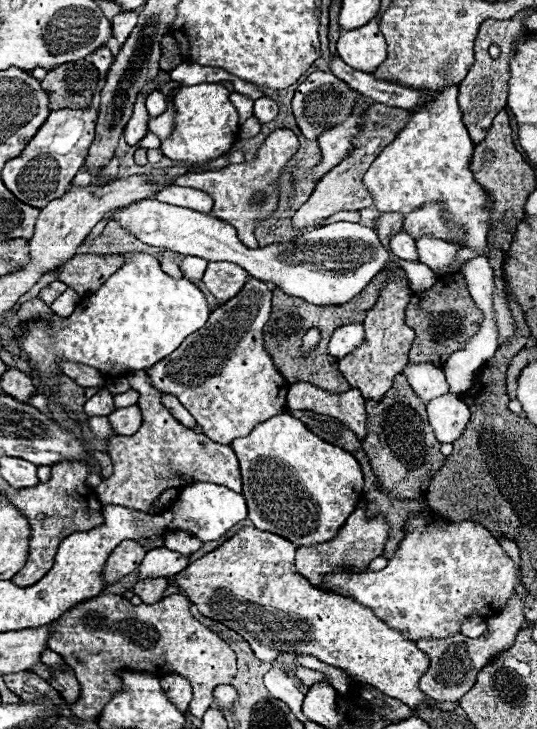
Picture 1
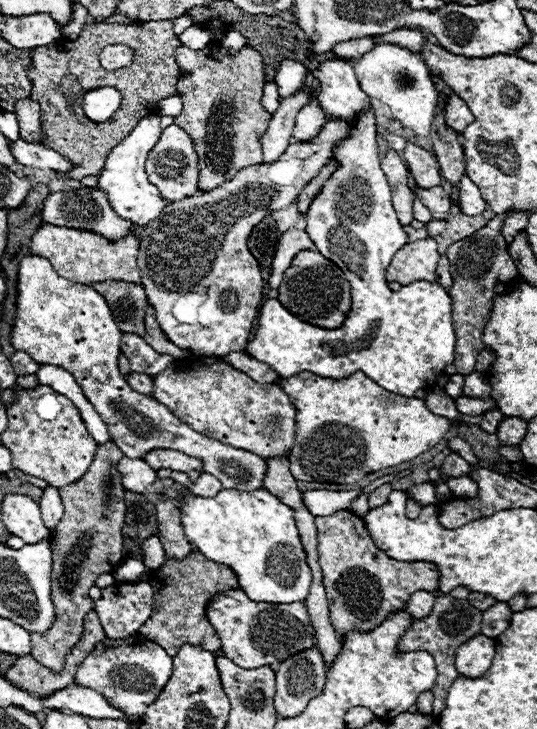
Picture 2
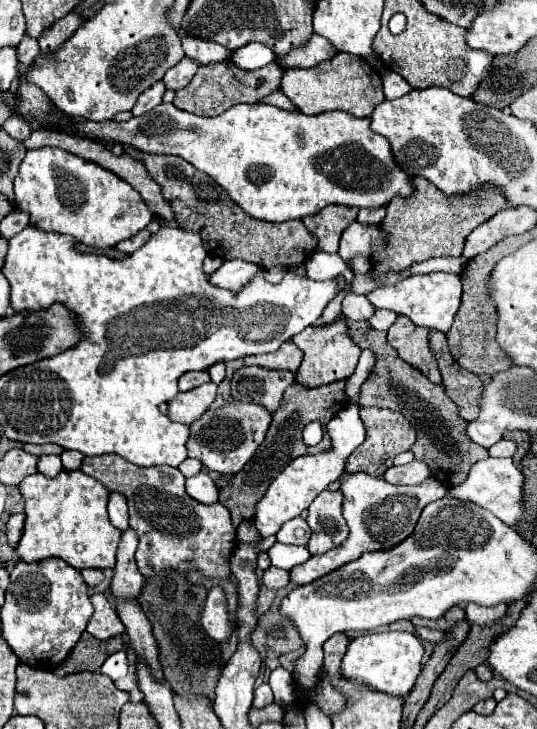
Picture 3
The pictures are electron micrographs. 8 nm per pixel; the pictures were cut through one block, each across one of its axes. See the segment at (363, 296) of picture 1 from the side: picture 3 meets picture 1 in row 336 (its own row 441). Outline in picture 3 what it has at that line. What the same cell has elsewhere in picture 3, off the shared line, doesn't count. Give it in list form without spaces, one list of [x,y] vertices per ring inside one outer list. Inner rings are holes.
[[[294,382],[282,398],[282,404],[278,406],[278,410],[272,414],[272,424],[268,428],[268,434],[264,438],[264,442],[260,444],[260,450],[256,450],[256,454],[252,456],[252,462],[248,462],[248,466],[244,466],[244,470],[240,470],[238,474],[234,474],[228,482],[228,486],[220,488],[218,492],[218,502],[224,504],[230,510],[232,516],[232,524],[234,528],[238,528],[242,524],[242,520],[254,520],[254,512],[256,512],[256,504],[258,500],[266,494],[268,486],[272,484],[272,480],[298,456],[304,454],[318,454],[330,448],[330,436],[324,430],[324,438],[320,444],[316,446],[306,446],[302,442],[302,428],[312,422],[312,420],[320,420],[324,426],[332,420],[334,412],[342,410],[346,406],[346,396],[344,396],[344,382],[332,382],[320,388],[304,388],[298,382]]]

